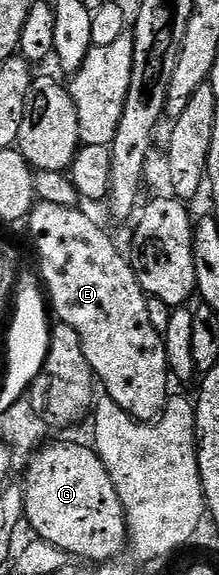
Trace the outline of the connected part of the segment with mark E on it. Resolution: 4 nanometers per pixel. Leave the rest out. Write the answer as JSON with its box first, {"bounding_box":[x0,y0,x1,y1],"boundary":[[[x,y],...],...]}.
{"bounding_box":[27,202,171,421],"boundary":[[[42,202],[34,203],[32,212],[27,217],[27,225],[29,224],[29,236],[33,240],[37,240],[37,256],[41,259],[41,270],[39,269],[40,279],[43,281],[44,291],[47,293],[48,303],[51,305],[51,312],[60,323],[71,326],[71,330],[75,330],[75,334],[79,334],[79,342],[83,354],[87,358],[87,362],[91,366],[94,377],[103,387],[104,395],[109,396],[127,412],[137,420],[154,421],[164,411],[165,404],[168,403],[171,395],[168,390],[168,378],[171,373],[169,363],[167,362],[167,354],[165,353],[165,337],[153,325],[153,316],[149,313],[150,301],[147,299],[145,291],[139,286],[139,282],[135,278],[135,270],[129,263],[128,255],[117,249],[117,244],[108,236],[106,229],[91,222],[87,218],[87,214],[80,207],[71,207],[51,205]]]}

